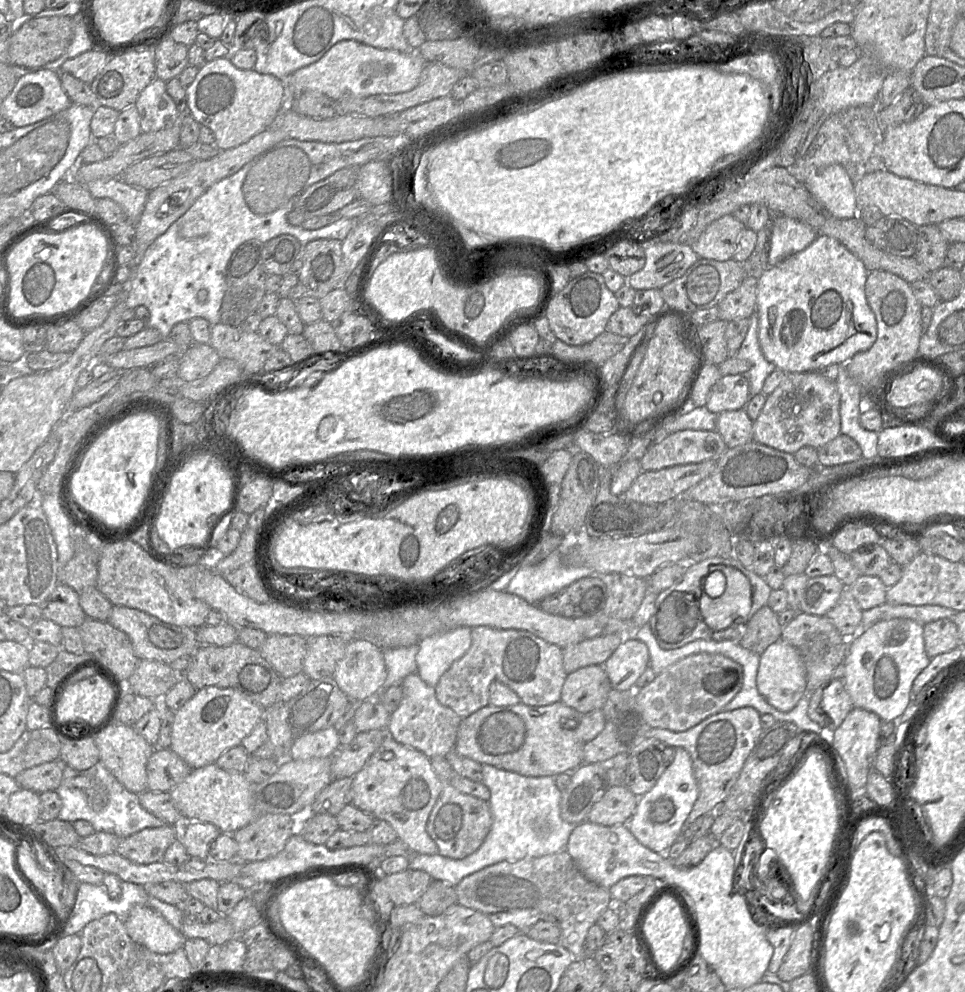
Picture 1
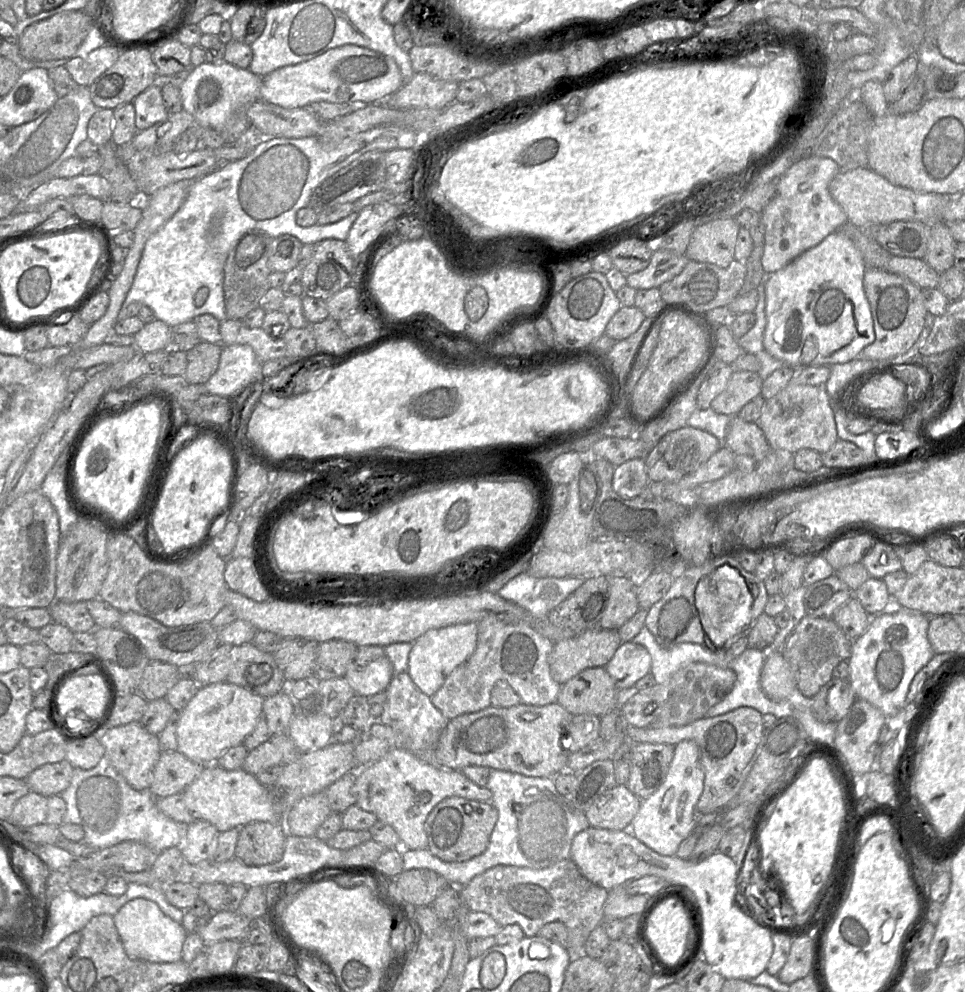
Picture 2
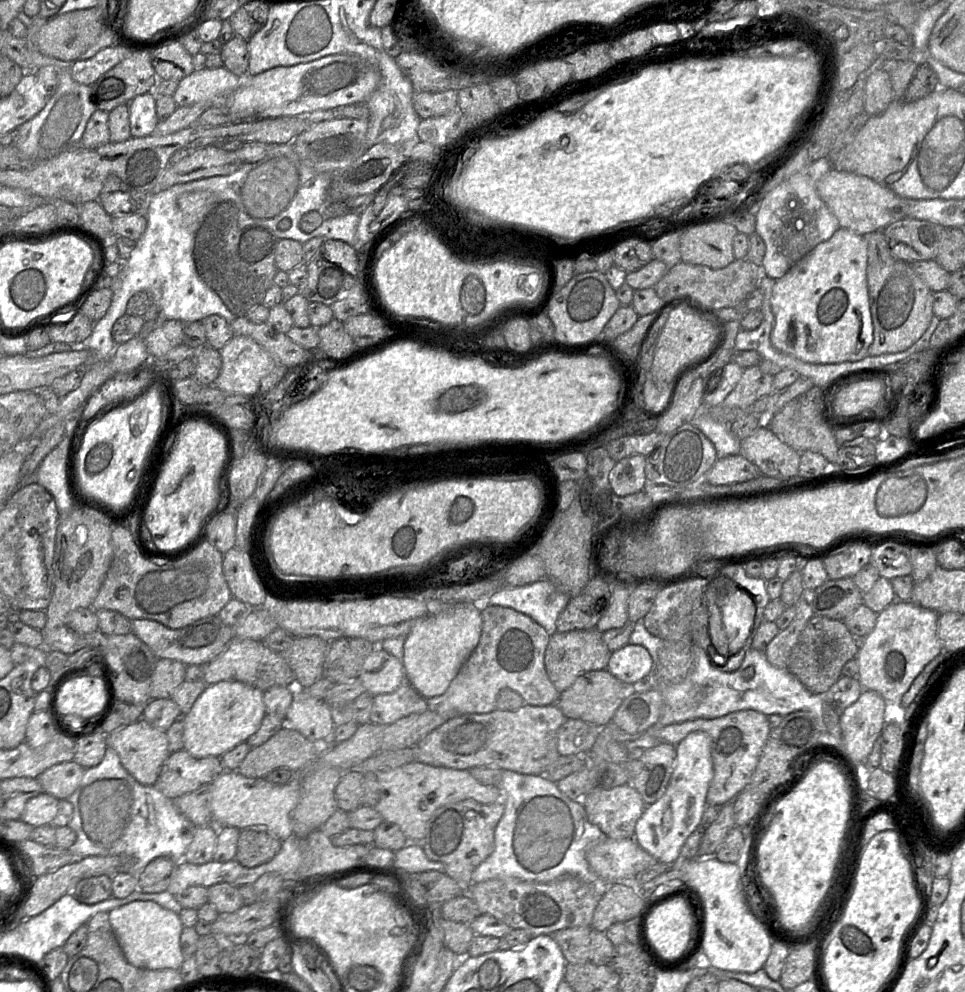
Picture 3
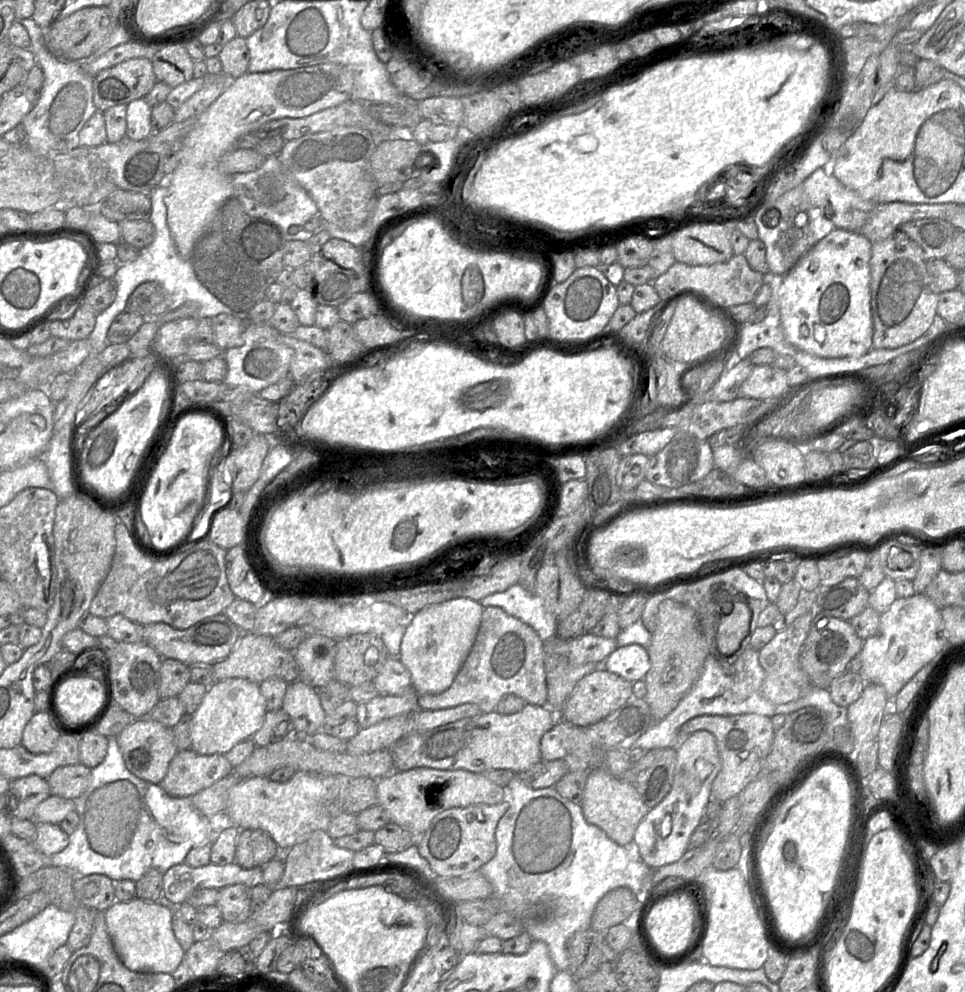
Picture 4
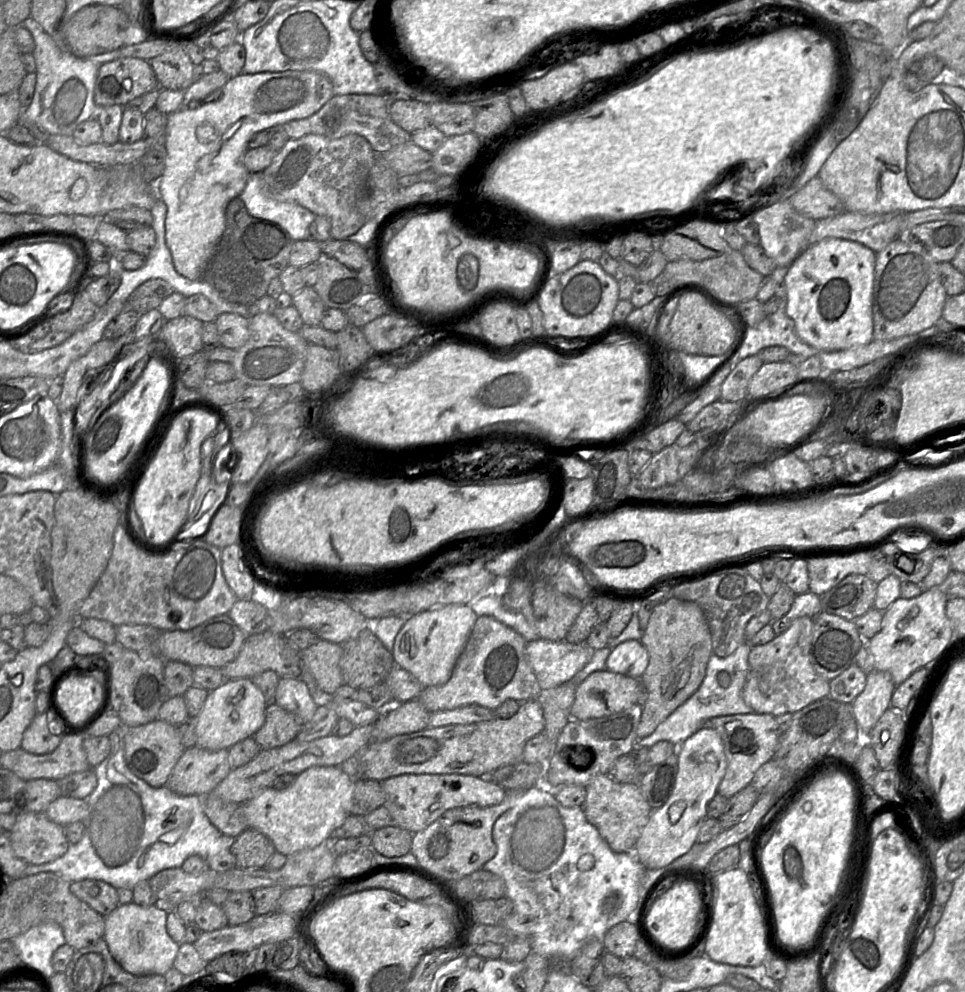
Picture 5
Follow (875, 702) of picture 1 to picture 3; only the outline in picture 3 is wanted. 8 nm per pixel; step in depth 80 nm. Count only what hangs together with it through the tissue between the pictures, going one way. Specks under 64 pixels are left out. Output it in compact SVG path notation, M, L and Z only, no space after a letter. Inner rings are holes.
M895 601L877 615L874 629L860 640L856 655L858 680L864 690L877 692L890 709L896 708L923 668L943 651L938 637L939 614L912 601Z

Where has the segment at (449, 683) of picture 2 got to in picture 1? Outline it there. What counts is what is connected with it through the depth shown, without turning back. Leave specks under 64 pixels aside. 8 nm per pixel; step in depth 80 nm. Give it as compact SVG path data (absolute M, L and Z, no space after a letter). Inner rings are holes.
M482 625L470 628L469 649L451 664L435 686L436 698L442 705L451 708L461 718L465 718L489 704L489 686L493 681L507 685L519 696L522 703L529 706L545 706L560 701L562 686L568 675L563 666L562 648L525 630L497 629Z

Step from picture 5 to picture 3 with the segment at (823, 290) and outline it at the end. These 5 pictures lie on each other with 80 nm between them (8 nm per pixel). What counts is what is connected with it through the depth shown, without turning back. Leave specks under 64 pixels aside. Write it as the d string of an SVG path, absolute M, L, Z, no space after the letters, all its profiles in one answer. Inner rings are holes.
M840 227L828 240L819 243L783 277L777 279L771 294L774 327L770 340L773 347L804 362L816 364L859 361L868 356L873 342L873 323L866 274L867 259L867 243L863 235Z

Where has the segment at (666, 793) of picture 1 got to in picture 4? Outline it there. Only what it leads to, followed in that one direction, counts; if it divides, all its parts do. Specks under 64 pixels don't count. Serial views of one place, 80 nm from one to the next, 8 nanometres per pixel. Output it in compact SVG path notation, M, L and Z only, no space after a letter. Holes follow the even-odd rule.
M700 730L682 739L677 749L677 764L672 788L666 797L638 825L633 848L650 868L658 868L678 861L688 849L690 837L703 821L703 810L711 800L711 787L721 769L715 736Z

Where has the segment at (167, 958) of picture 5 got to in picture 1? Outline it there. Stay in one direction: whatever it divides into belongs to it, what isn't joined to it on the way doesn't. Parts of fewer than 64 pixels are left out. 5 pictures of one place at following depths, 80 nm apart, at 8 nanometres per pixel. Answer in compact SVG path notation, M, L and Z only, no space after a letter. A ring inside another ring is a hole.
M135 905L123 920L130 938L154 953L175 952L187 939L150 906Z

